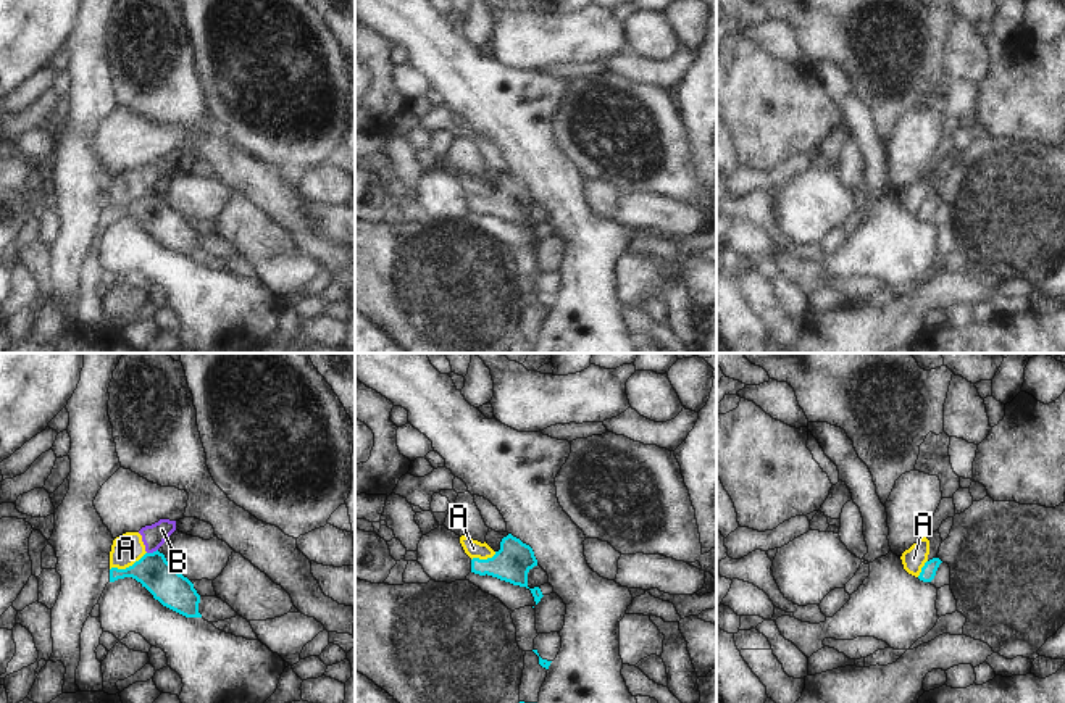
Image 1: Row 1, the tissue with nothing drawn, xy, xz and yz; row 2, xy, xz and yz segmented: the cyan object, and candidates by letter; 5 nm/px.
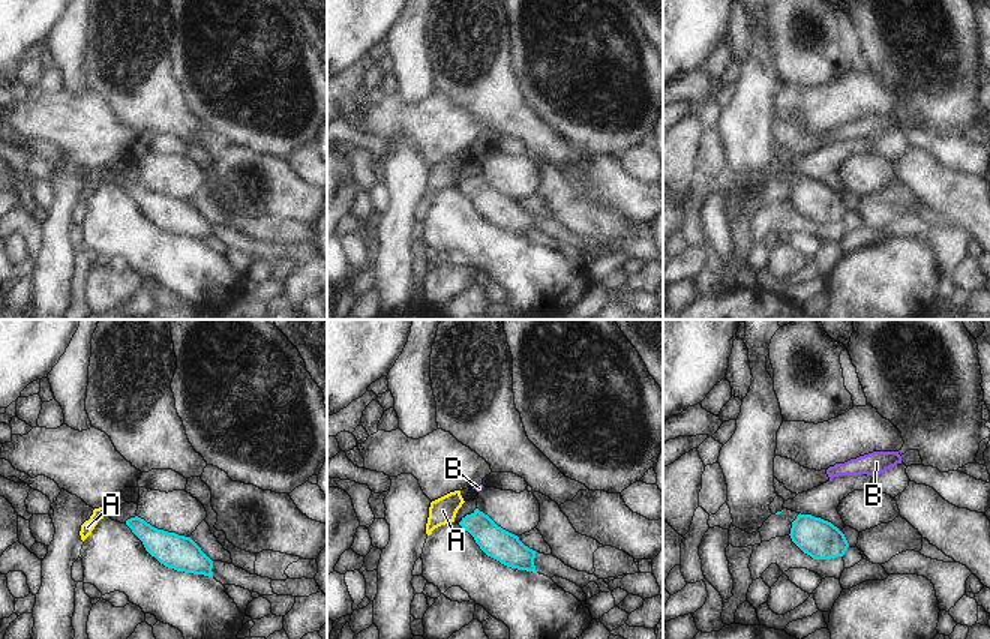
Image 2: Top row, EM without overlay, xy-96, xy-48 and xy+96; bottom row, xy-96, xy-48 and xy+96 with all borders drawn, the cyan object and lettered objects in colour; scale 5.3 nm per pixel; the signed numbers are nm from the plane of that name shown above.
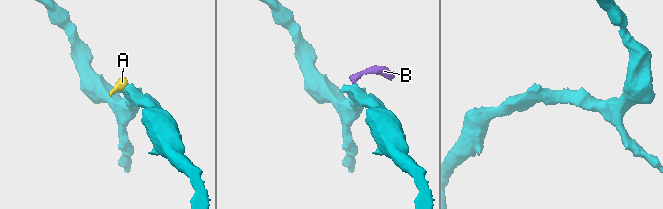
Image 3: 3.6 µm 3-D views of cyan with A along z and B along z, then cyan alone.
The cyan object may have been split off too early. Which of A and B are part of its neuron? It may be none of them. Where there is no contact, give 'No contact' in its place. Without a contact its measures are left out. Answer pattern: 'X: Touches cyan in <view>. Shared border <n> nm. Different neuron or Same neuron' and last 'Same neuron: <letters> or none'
A: Touches cyan in xy. Shared border 200 nm. Different neuron
B: Touches cyan in xy. Shared border 60 nm. Different neuron
Same neuron: none.

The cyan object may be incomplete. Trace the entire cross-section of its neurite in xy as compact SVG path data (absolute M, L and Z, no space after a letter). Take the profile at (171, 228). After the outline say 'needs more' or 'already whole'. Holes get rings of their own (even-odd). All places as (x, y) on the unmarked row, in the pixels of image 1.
M158 189L145 192L126 208L110 208L110 221L124 216L140 221L163 245L186 256L202 256L198 252L200 234L194 223L179 213Z; already whole

